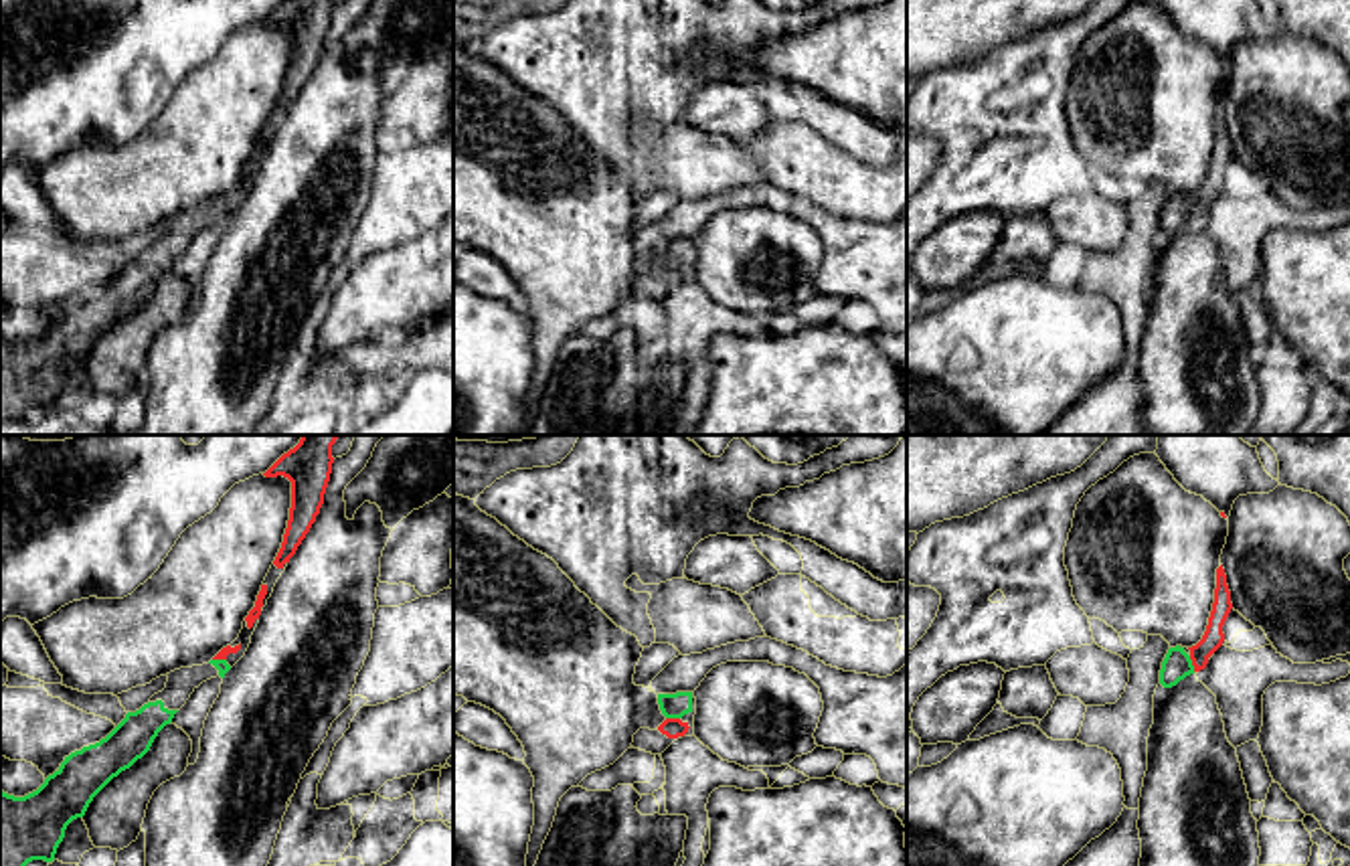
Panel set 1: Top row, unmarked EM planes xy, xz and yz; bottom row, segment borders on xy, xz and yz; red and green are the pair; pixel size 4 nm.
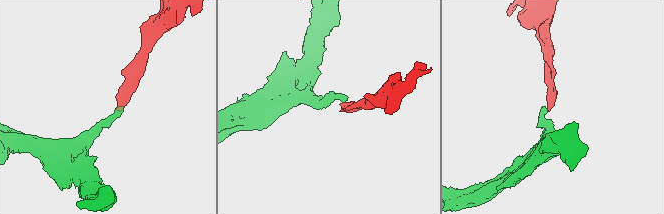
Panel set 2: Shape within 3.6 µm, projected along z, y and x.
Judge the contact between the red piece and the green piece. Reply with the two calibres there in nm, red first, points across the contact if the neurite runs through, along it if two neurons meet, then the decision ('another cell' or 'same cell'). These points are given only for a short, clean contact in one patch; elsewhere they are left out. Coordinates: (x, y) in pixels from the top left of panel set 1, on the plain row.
90 nm thick on the red side, 120 nm on the other; runs through yz (1213, 185), (1193, 211), (1176, 211); same cell

